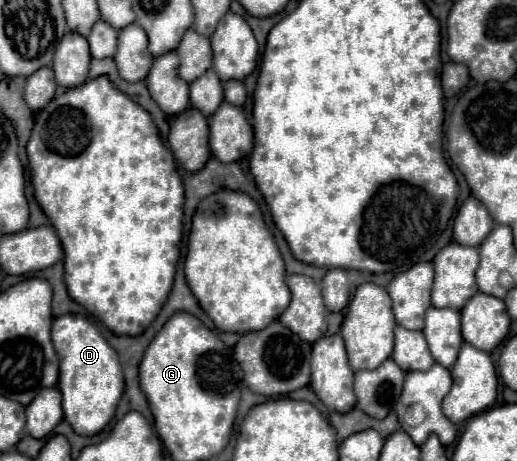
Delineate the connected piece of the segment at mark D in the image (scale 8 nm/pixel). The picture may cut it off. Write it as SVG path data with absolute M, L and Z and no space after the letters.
M67 313L55 317L51 329L53 345L59 355L59 391L63 395L63 413L79 435L99 433L115 415L123 395L123 371L117 351L85 317Z

